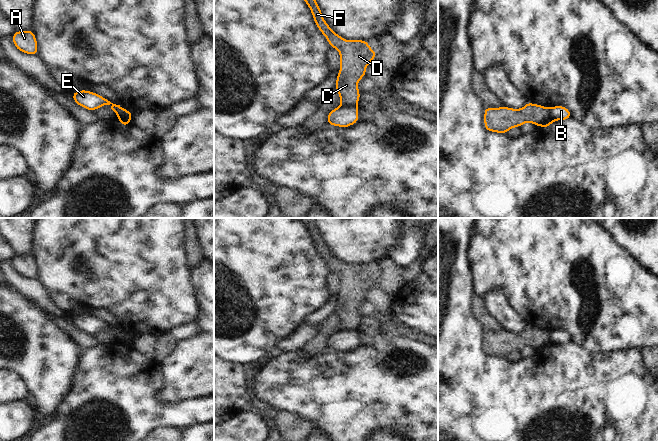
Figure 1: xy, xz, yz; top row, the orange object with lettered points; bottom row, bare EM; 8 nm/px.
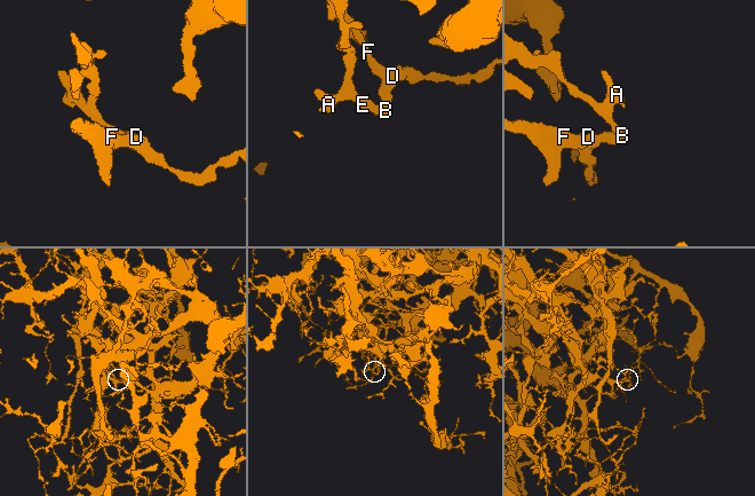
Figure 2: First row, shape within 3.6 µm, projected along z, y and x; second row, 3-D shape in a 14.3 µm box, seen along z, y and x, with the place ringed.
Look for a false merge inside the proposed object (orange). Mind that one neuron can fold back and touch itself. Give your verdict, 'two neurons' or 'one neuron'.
two neurons

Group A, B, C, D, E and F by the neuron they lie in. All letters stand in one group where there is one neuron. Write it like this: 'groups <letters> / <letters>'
groups A B E / C D F

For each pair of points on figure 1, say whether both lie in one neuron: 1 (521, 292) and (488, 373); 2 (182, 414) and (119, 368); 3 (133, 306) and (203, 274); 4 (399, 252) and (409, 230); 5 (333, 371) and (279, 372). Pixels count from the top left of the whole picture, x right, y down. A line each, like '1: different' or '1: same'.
1: different
2: same
3: different
4: same
5: same

